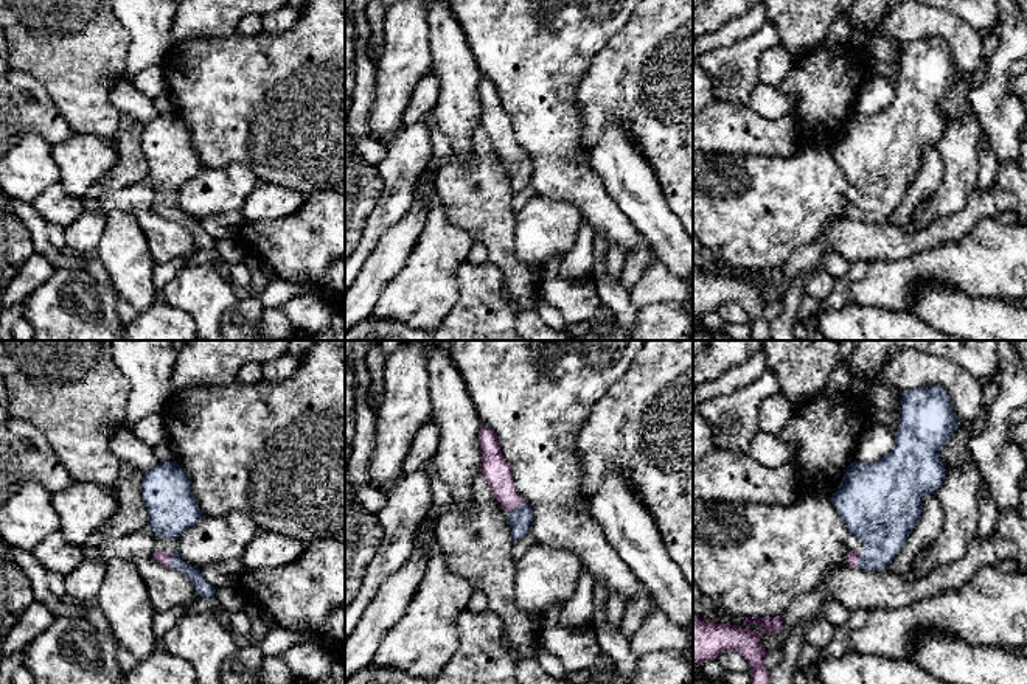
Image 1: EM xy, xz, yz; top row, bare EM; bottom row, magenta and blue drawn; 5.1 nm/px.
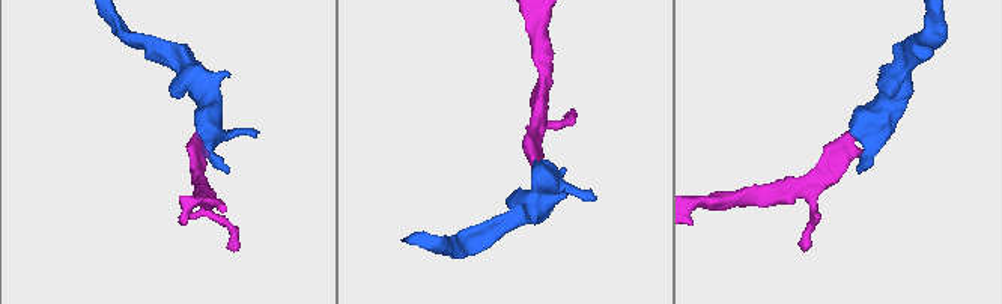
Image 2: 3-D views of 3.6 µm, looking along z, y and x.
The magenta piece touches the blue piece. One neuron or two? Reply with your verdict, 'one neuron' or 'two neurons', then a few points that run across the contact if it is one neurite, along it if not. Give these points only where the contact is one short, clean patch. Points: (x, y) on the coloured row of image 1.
one neuron

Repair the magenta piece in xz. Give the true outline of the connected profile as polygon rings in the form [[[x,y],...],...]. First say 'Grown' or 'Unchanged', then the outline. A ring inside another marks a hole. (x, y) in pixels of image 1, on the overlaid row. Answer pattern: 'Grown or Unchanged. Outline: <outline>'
Unchanged. Outline: [[[480,428],[479,445],[482,454],[480,474],[488,480],[493,499],[499,501],[507,511],[520,507],[525,501],[516,490],[511,468],[491,428]]]

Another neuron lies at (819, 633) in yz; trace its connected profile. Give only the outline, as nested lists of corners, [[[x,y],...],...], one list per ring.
[[[816,619],[805,626],[805,644],[814,645],[819,650],[827,647],[834,637],[834,626],[825,619]]]

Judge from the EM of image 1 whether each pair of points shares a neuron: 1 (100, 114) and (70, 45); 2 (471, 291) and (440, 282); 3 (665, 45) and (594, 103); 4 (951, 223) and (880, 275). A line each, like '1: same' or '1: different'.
1: same
2: different
3: same
4: different

